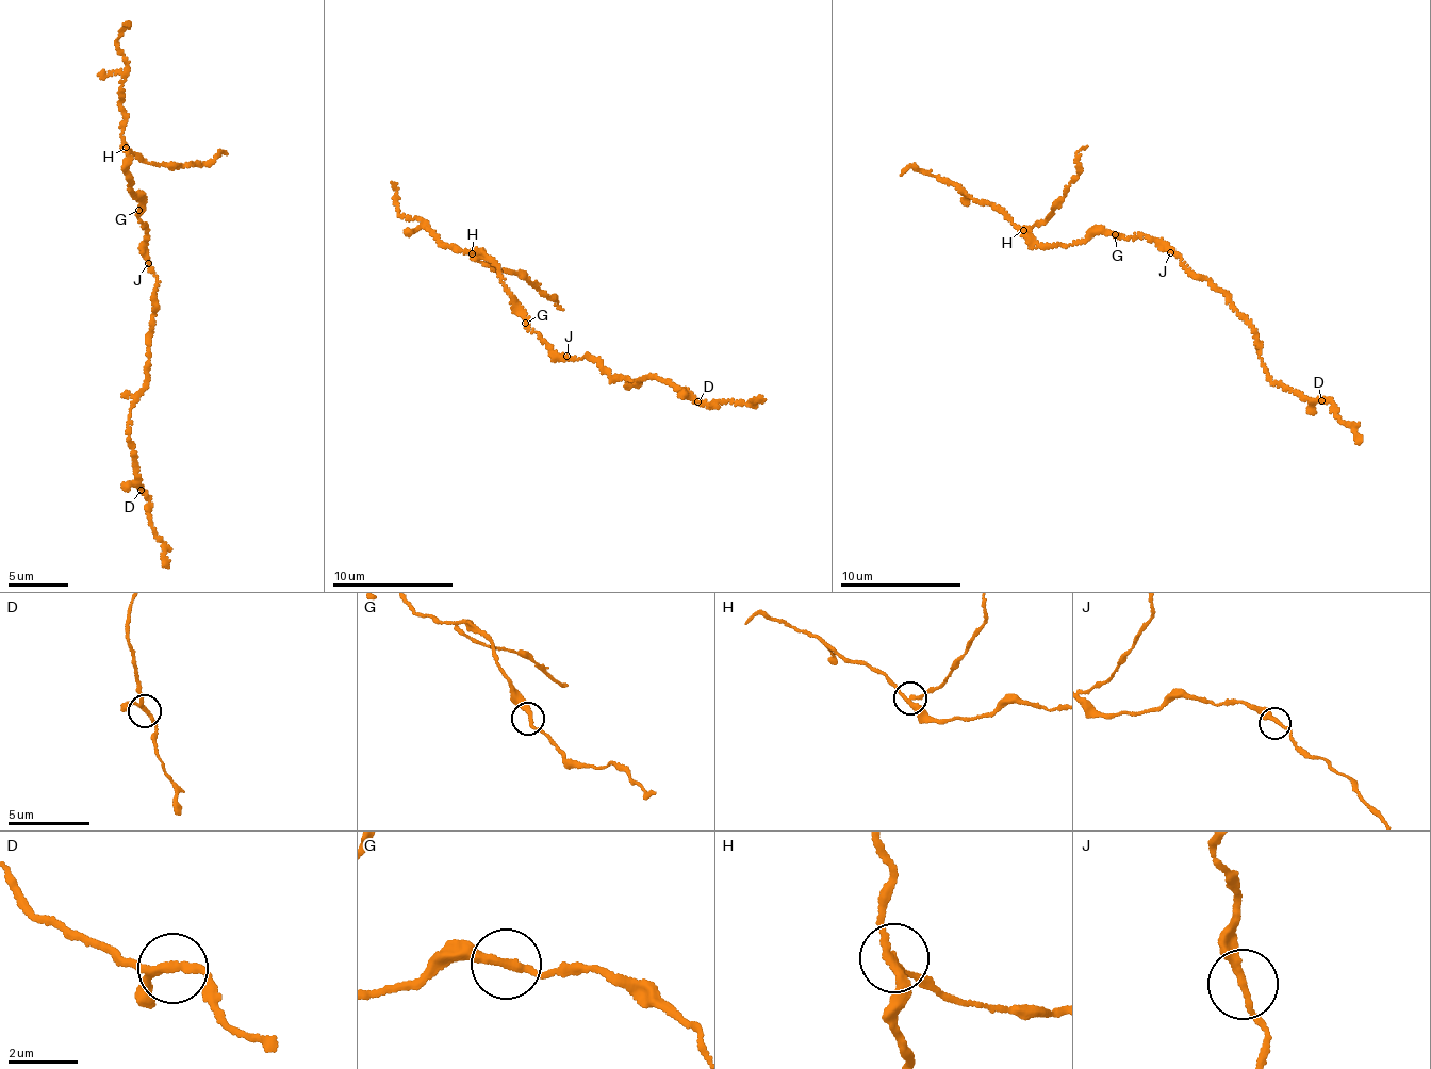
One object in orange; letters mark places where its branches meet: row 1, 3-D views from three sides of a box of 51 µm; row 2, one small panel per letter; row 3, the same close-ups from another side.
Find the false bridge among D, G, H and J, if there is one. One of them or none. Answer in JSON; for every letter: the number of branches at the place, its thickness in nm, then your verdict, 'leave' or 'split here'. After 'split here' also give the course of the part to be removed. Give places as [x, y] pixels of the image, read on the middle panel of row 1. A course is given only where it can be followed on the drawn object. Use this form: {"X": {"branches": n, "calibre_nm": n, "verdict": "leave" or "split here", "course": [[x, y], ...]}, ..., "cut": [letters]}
{"D": {"branches": 3, "calibre_nm": 200, "verdict": "leave"}, "G": {"branches": 2, "calibre_nm": 240, "verdict": "leave"}, "H": {"branches": 3, "calibre_nm": 200, "verdict": "split here", "course": [[473, 255], [495, 268], [529, 277], [563, 310]]}, "J": {"branches": 2, "calibre_nm": 240, "verdict": "leave"}, "cut": ["H"]}

